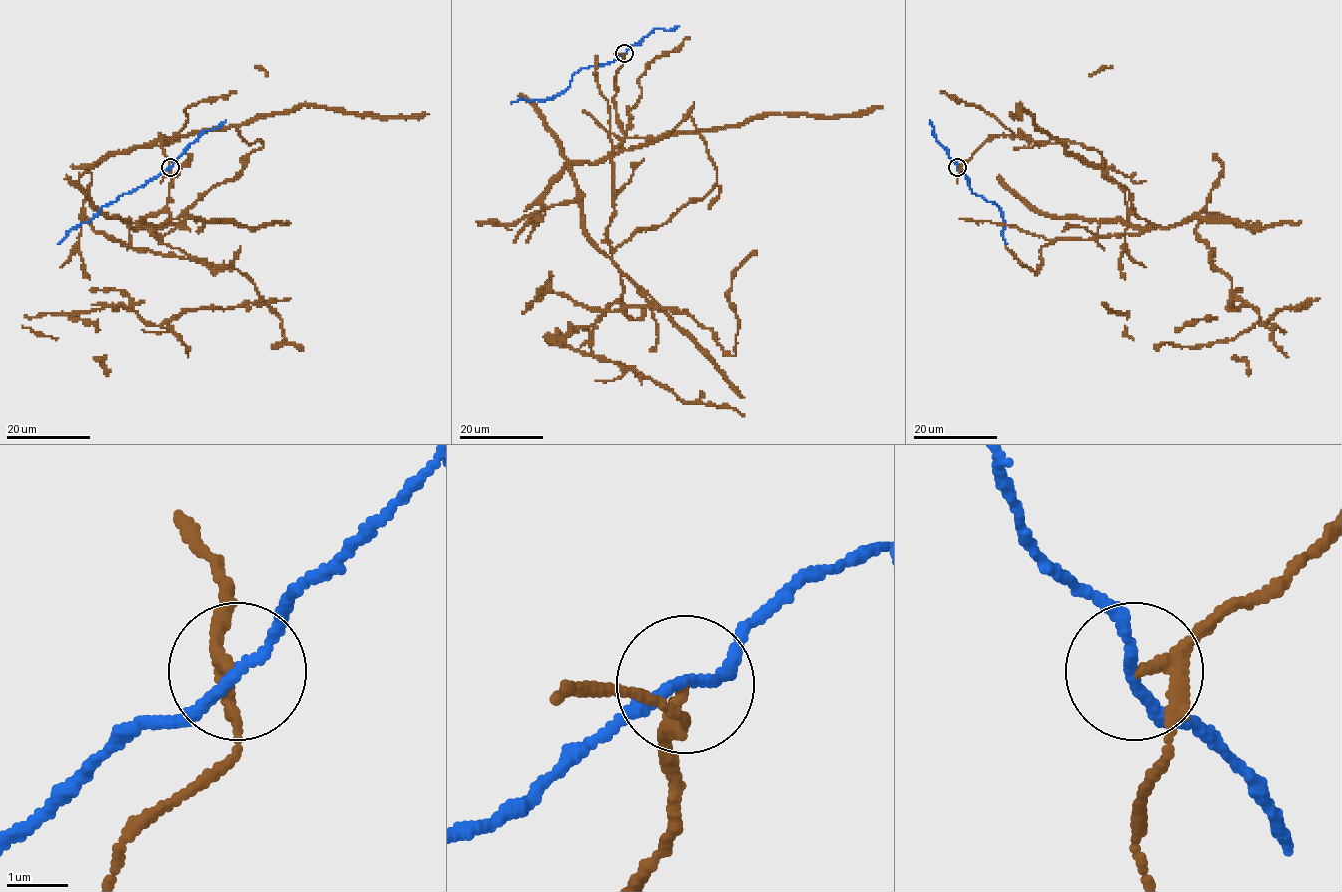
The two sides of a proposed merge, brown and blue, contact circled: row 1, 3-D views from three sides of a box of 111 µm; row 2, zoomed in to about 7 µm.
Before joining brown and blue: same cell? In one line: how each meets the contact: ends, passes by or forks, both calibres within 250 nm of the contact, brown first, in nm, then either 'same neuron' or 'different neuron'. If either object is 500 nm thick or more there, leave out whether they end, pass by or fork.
brown passes by | blue passes by | 180/160 nm | different neuron

